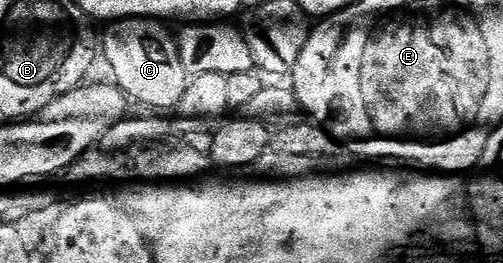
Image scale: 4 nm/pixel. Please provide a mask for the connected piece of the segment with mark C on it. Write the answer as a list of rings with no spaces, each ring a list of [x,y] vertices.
[[[132,16],[129,20],[115,20],[109,25],[106,33],[100,36],[100,56],[106,59],[110,67],[113,83],[117,84],[131,101],[147,104],[150,108],[177,109],[180,98],[186,89],[188,73],[184,70],[184,62],[180,62],[178,42],[175,33],[169,32],[167,25],[157,18]]]

